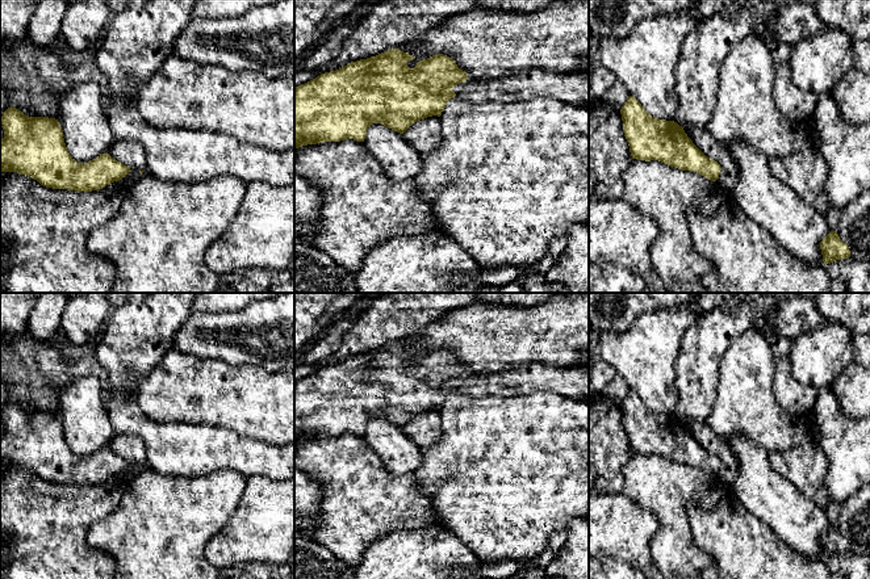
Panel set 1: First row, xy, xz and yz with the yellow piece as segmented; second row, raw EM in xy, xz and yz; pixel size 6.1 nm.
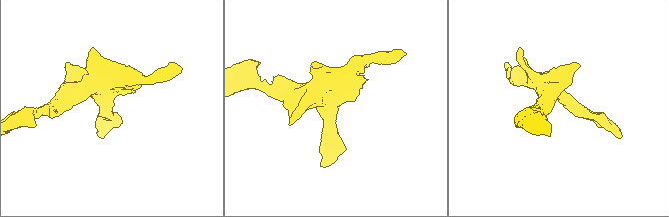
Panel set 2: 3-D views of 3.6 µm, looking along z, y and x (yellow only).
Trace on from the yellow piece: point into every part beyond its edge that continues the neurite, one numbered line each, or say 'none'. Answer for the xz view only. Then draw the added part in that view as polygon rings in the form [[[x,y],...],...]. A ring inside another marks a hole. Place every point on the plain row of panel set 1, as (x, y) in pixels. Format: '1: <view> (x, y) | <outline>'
1: xz (522, 381) | [[[530,364],[498,373],[477,374],[468,370],[452,382],[457,391],[470,397],[526,397],[536,391],[553,391],[589,403],[589,369],[553,368]]]

